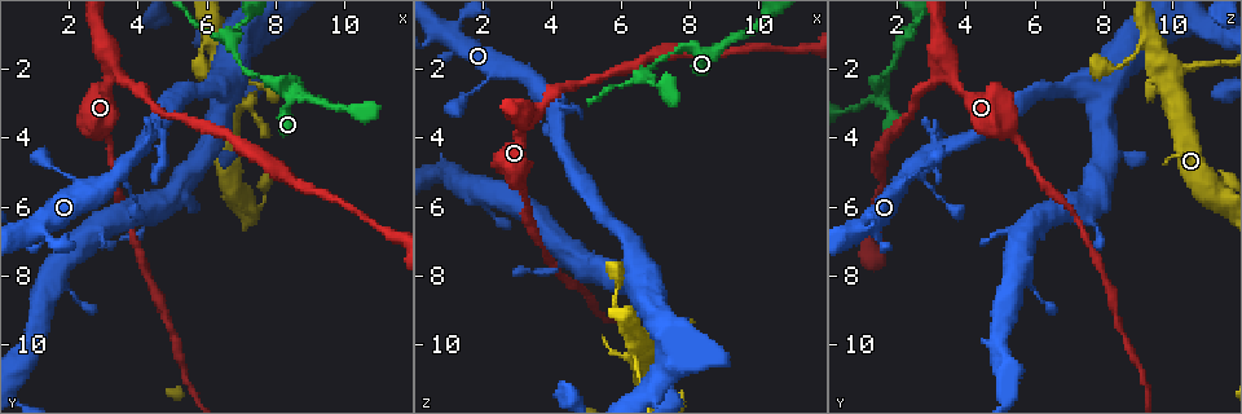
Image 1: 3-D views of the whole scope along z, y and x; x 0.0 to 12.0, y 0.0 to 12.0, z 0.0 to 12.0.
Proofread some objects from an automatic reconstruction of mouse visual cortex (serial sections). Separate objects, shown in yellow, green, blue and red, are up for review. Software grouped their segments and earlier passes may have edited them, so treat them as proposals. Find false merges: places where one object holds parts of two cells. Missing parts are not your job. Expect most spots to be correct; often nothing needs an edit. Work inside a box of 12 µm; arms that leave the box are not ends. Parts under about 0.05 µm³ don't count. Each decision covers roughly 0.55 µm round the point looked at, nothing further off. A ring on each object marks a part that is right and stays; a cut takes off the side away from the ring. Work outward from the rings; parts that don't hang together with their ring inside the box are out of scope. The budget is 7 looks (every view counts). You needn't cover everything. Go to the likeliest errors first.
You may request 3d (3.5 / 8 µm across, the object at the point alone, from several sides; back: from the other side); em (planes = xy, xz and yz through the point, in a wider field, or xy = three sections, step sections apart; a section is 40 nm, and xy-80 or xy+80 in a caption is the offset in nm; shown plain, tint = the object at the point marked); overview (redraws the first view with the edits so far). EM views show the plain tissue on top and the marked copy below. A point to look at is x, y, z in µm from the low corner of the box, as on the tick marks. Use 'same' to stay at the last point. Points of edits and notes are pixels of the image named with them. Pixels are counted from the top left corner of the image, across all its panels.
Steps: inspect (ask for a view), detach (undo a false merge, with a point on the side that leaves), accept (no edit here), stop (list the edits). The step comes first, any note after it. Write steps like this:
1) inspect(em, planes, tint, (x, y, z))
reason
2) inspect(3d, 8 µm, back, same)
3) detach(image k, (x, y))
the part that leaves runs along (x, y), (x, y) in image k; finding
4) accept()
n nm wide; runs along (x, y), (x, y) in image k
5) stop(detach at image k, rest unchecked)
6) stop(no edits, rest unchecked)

inspect(3d, 3.5 µm, back, (8.3, 2.6, 1.5))

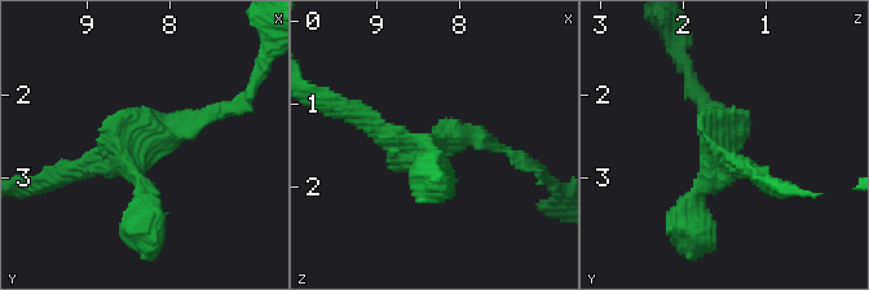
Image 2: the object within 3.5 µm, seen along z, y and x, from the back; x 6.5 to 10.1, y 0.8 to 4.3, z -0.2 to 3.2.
inspect(em, xy, step 2, tint, (8.30, 2.65, 1.55))
need the tissue

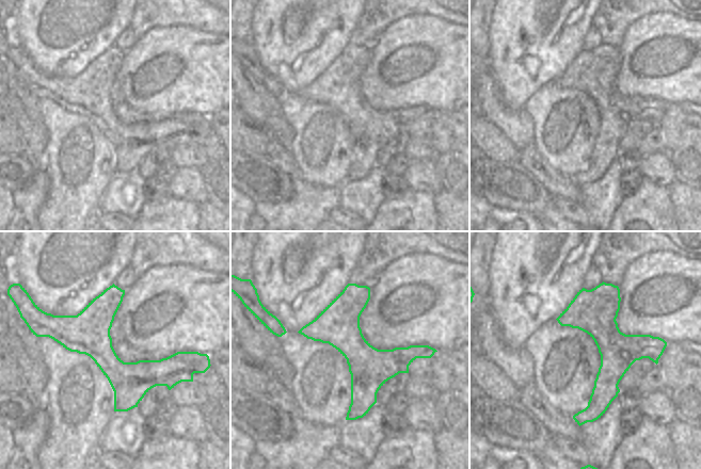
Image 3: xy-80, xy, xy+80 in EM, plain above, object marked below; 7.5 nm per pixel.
inspect(em, xy, step 5, tint, same)
cut it another way

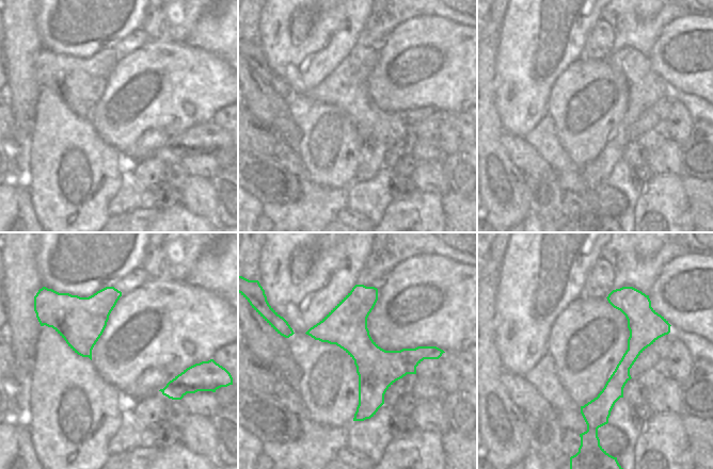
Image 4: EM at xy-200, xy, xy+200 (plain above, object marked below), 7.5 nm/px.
accept()
runs along (311, 332), (345, 332), (371, 358), (428, 356) in image 4; all the same cell

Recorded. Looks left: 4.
inspect(3d, 3.5 µm, (6.9, 2.4, 9.8))
small branch off a trunk

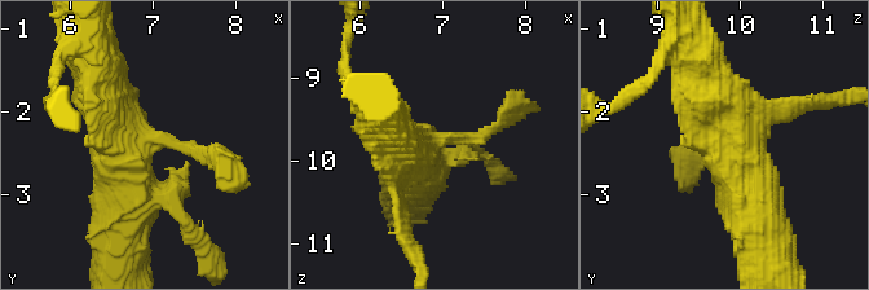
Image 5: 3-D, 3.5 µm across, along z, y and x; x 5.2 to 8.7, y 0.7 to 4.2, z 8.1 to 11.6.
inspect(em, xy, step 1, tint, (6.90, 2.35, 9.80))
need the tissue

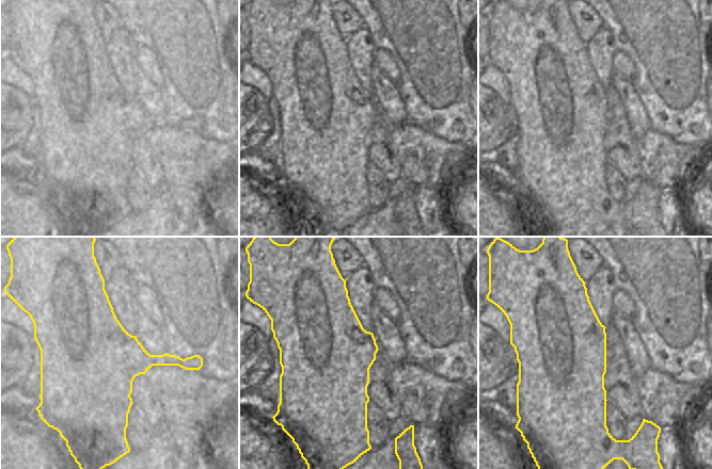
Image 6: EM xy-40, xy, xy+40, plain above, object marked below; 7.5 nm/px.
accept()
runs along (758, 218), (722, 106), (696, 64) in image 5; continuous, no second cell

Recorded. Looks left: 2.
inspect(3d, 8 µm, (6.7, 1.1, 2.1))
a fork

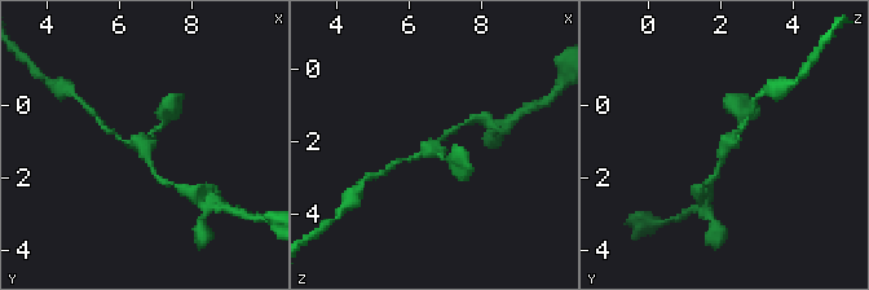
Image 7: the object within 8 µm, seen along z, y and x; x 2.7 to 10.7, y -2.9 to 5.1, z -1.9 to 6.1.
inspect(em, planes, tint, (6.7, 1.2, 2.1))
need the tissue

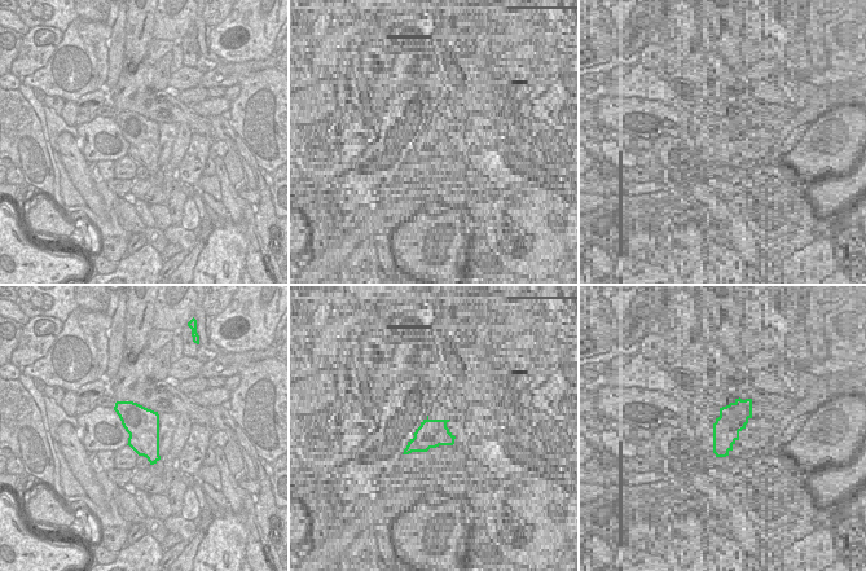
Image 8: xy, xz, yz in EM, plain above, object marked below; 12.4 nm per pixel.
accept()
arms of 150, 150, 150 nm; runs along (713, 179), (741, 121) in image 7; one cell here

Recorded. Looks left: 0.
stop(no edits, rest unchecked)

